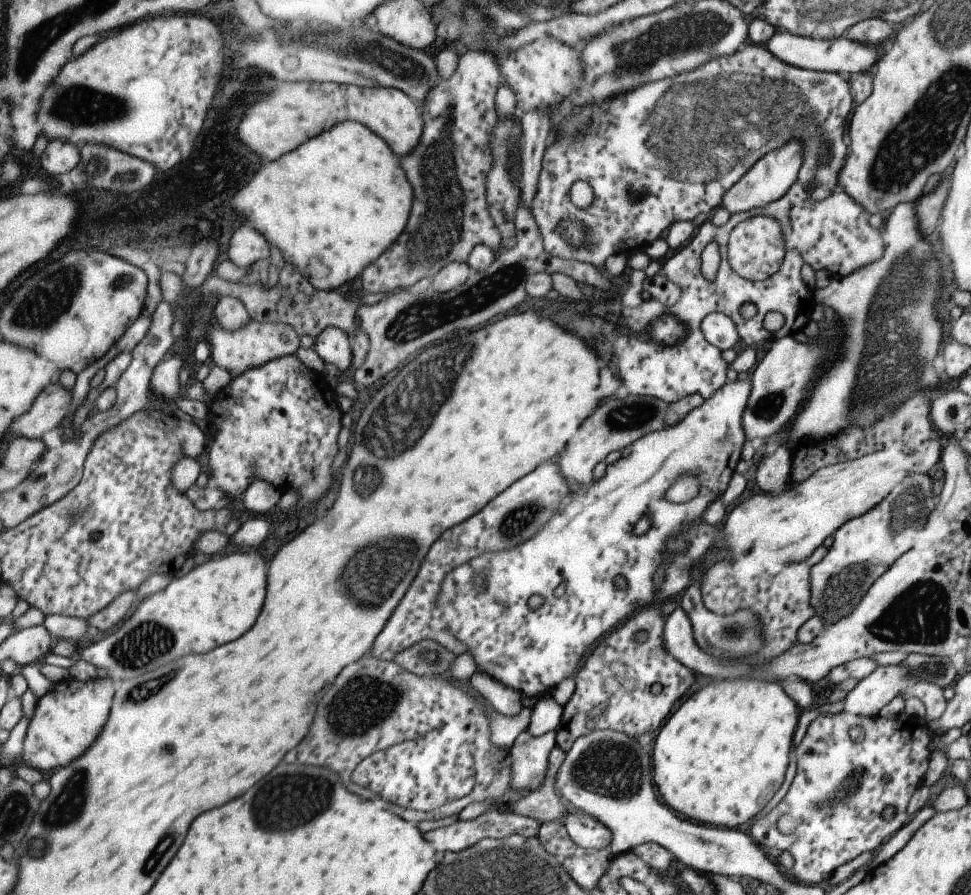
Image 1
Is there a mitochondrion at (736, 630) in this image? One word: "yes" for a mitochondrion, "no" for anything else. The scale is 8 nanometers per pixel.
yes

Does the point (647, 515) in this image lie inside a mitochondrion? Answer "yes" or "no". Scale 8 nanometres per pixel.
no

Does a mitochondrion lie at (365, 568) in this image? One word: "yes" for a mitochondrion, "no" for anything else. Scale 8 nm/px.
yes

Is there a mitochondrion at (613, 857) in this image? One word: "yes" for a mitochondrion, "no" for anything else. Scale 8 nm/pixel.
no

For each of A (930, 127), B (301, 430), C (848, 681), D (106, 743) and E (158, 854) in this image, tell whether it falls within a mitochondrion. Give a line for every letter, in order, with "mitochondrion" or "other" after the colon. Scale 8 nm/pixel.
A: mitochondrion
B: other
C: other
D: other
E: mitochondrion

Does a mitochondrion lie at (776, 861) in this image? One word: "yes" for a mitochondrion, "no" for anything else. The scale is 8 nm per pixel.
no

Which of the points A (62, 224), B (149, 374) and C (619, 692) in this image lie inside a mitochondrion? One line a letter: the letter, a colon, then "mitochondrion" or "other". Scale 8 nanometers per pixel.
A: other
B: other
C: other

